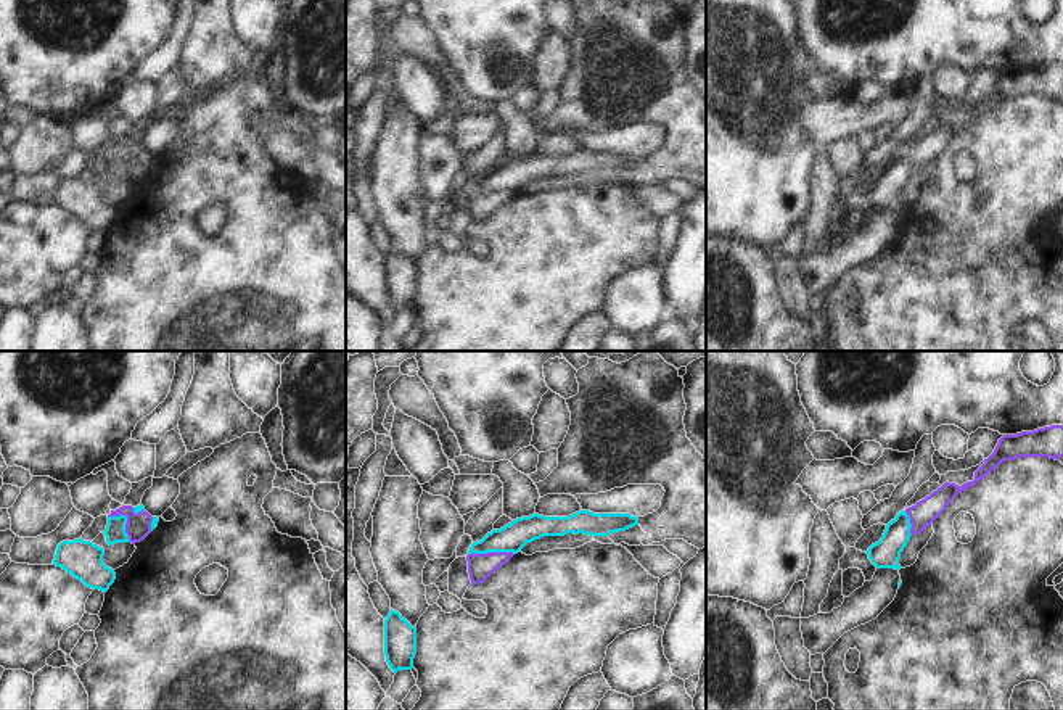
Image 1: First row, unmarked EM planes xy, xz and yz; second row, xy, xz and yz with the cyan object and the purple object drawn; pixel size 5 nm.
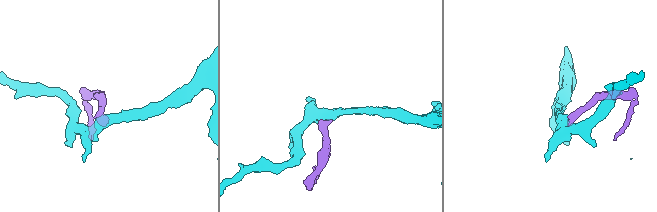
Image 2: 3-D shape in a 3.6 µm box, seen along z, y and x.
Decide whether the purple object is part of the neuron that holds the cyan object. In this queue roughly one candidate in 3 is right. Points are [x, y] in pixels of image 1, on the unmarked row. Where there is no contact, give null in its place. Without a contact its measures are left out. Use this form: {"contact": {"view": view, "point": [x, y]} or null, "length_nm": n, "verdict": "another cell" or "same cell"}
{"contact": {"view": "xz", "point": [491, 190]}, "length_nm": 240, "verdict": "another cell"}

